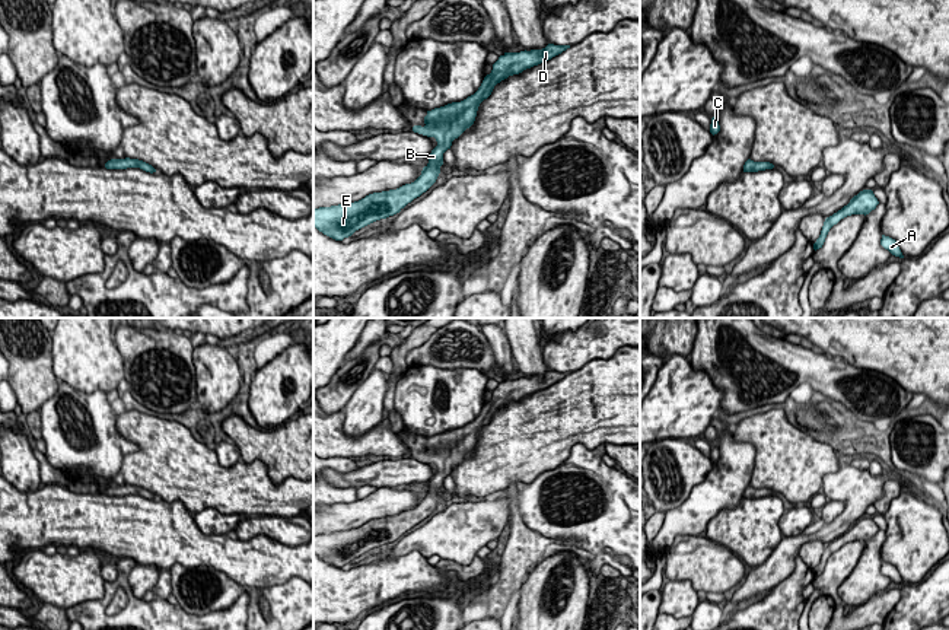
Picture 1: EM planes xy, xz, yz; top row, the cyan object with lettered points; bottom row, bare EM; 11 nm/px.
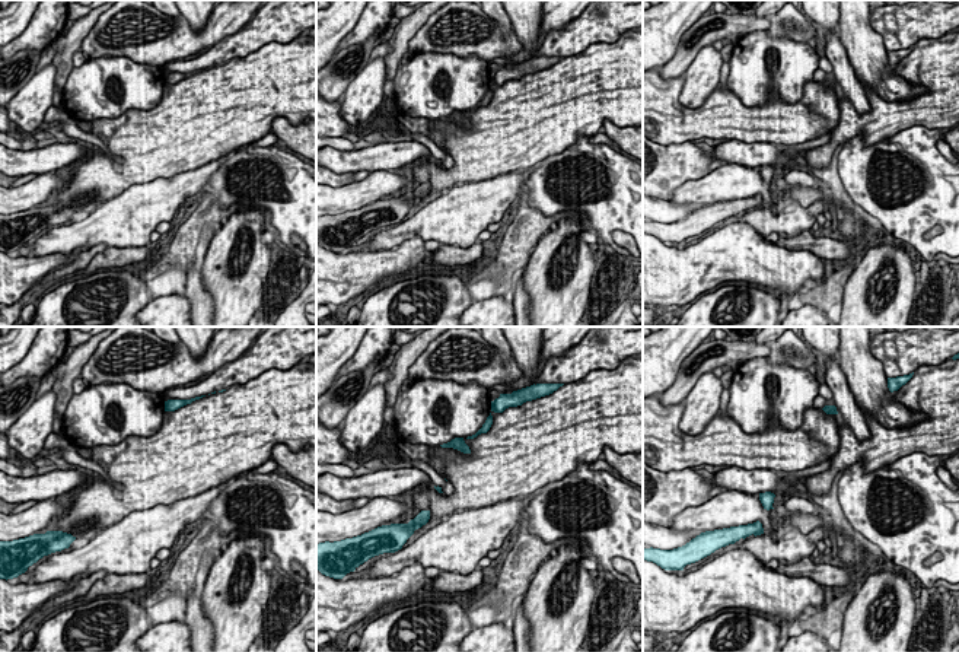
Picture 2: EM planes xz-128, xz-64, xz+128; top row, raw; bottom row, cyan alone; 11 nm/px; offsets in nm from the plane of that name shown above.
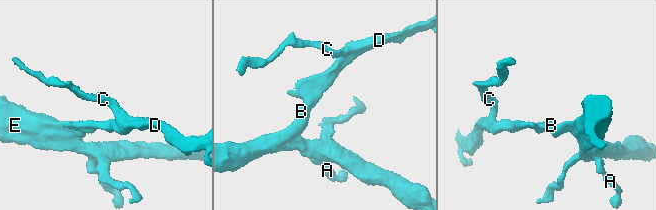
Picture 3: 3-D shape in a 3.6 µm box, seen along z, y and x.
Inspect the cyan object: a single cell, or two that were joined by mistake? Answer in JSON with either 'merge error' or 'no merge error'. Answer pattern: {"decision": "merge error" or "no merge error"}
{"decision": "merge error"}

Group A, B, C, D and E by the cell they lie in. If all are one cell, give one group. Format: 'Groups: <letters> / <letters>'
Groups: A B E / C D

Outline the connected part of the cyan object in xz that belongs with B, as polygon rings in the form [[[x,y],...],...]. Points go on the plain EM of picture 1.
[[[461,429],[427,438],[426,452],[414,452],[413,458],[434,464],[437,472],[429,481],[429,490],[423,494],[421,502],[397,516],[373,519],[354,529],[313,535],[313,553],[324,561],[343,567],[376,547],[399,540],[436,509],[443,491],[443,480],[474,448],[472,438]]]

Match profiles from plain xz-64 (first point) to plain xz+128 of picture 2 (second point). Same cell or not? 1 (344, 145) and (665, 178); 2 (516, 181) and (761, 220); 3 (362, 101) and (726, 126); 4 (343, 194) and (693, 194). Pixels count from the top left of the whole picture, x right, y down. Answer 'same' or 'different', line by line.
1: same
2: same
3: different
4: same

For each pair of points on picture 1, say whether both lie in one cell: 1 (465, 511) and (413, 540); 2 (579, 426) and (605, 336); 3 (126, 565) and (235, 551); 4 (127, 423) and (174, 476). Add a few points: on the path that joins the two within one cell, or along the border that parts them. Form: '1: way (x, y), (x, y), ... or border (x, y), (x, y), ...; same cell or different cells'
1: way (452, 524), (439, 537), (426, 540); same cell
2: border (624, 347), (608, 358), (589, 359), (570, 372); different cells
3: border (124, 556), (129, 556), (136, 563); different cells
4: way (140, 436), (166, 463); same cell

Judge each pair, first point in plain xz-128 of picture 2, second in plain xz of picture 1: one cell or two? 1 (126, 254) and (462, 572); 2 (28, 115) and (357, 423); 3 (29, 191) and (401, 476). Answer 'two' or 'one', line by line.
1: one
2: one
3: two

